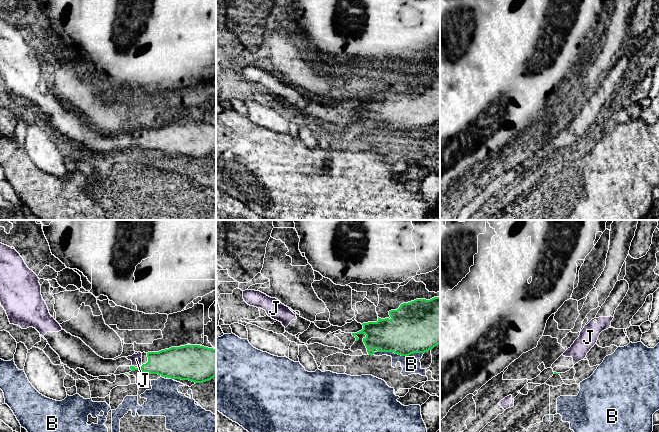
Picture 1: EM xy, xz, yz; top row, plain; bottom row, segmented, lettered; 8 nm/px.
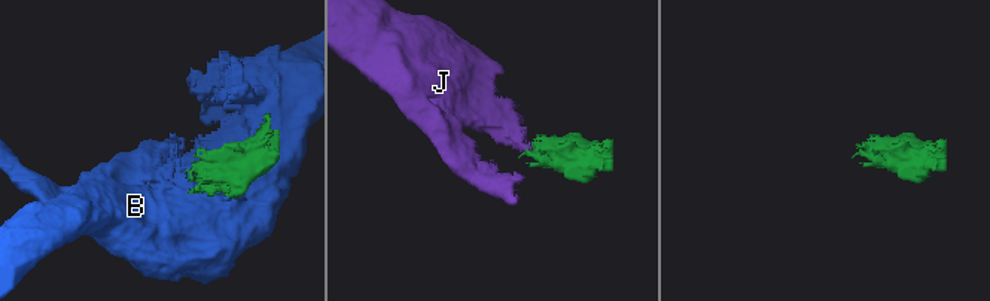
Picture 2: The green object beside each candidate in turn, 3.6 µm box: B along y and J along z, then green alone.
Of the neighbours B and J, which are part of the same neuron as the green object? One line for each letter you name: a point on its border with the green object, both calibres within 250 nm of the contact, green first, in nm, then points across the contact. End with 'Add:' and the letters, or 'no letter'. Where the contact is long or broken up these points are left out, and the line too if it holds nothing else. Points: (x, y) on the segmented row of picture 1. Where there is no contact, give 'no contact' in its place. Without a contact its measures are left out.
J: meets green in xy at (133, 366); 200 nm thick on the green side, 90 nm on the other; runs through xy (164, 363), (148, 368), (133, 366), (136, 359)
Add: J

